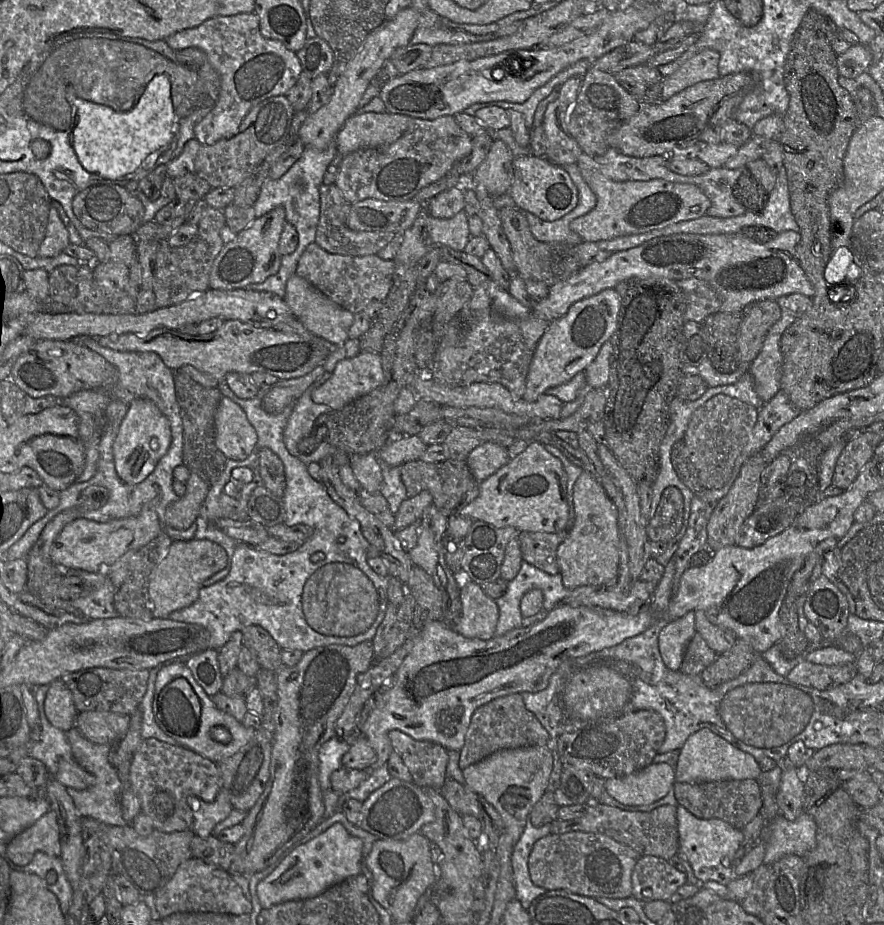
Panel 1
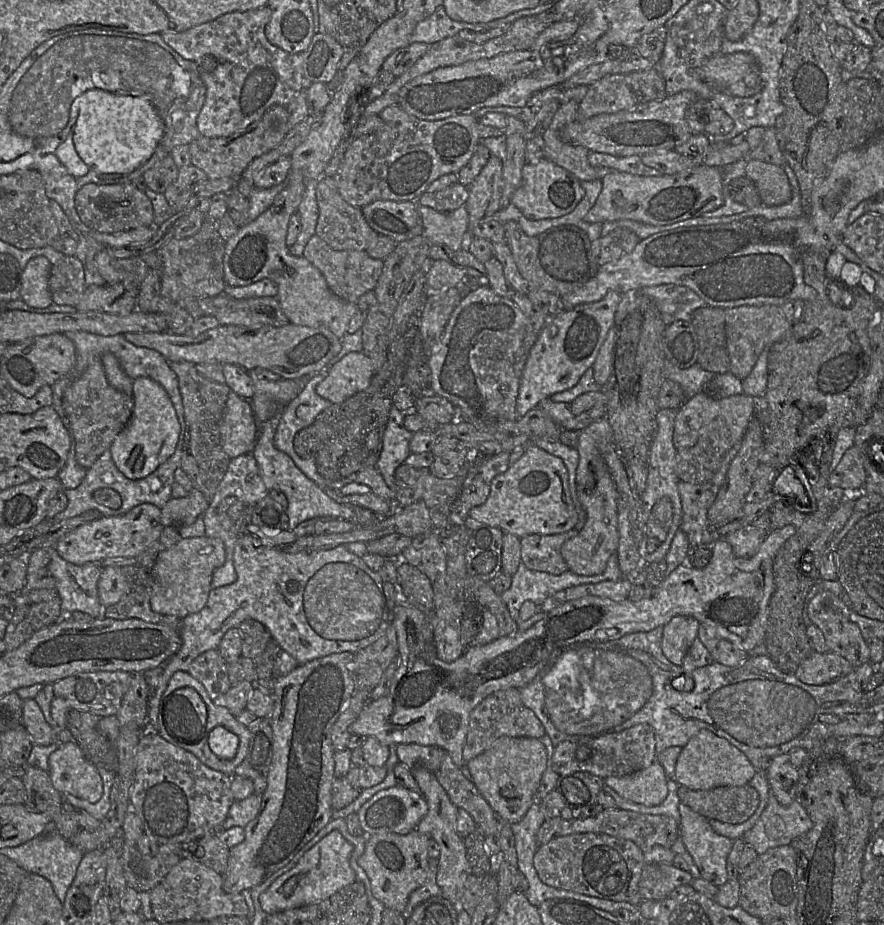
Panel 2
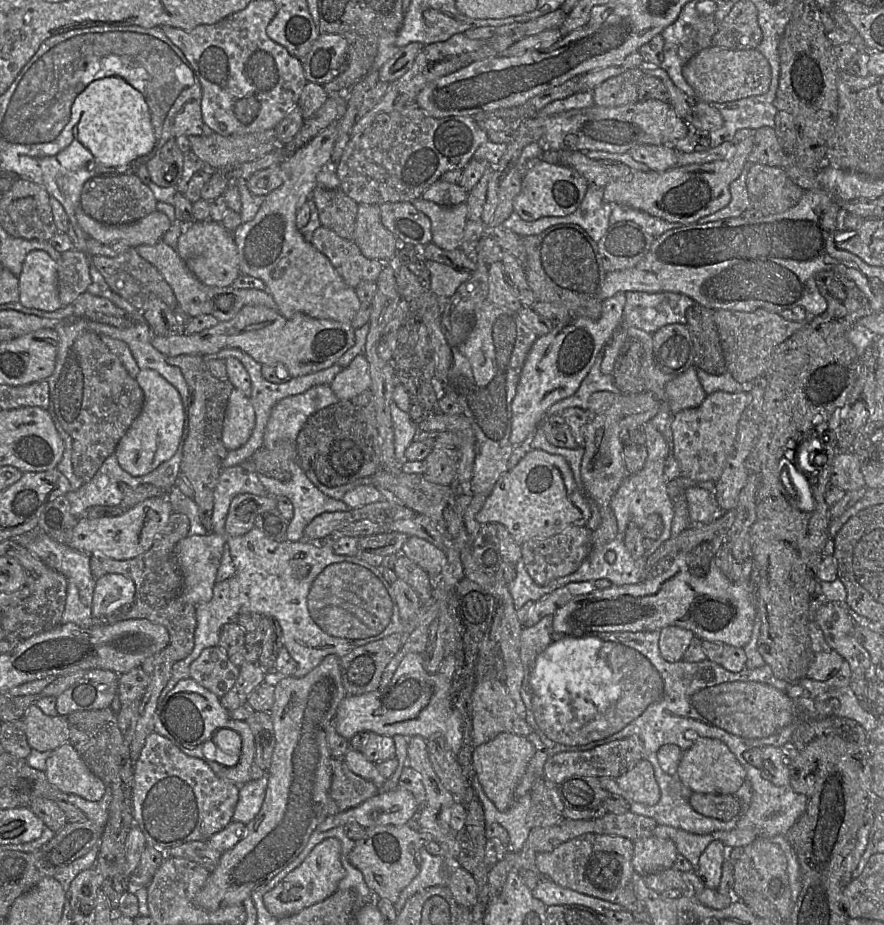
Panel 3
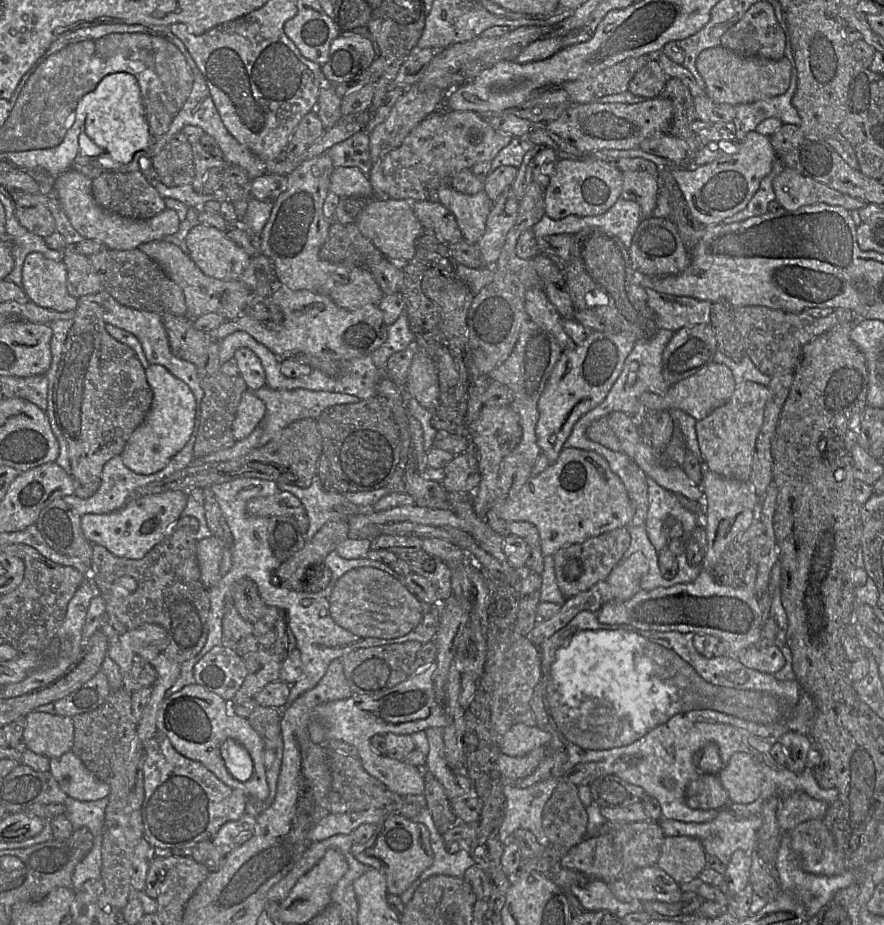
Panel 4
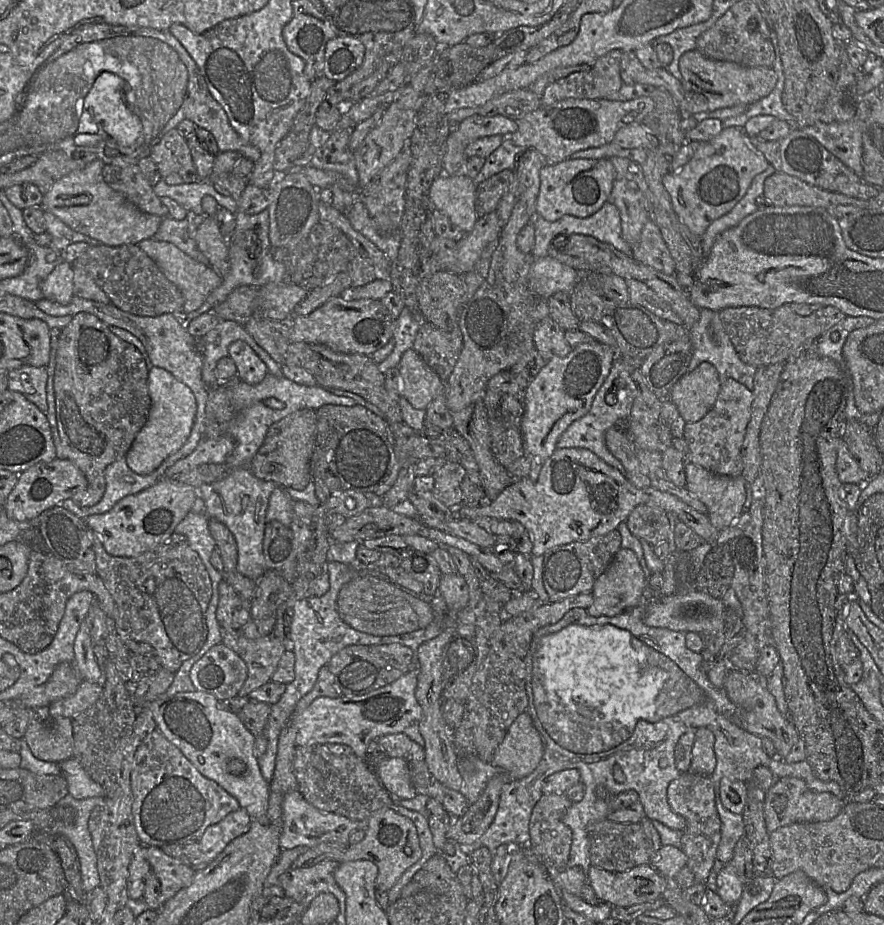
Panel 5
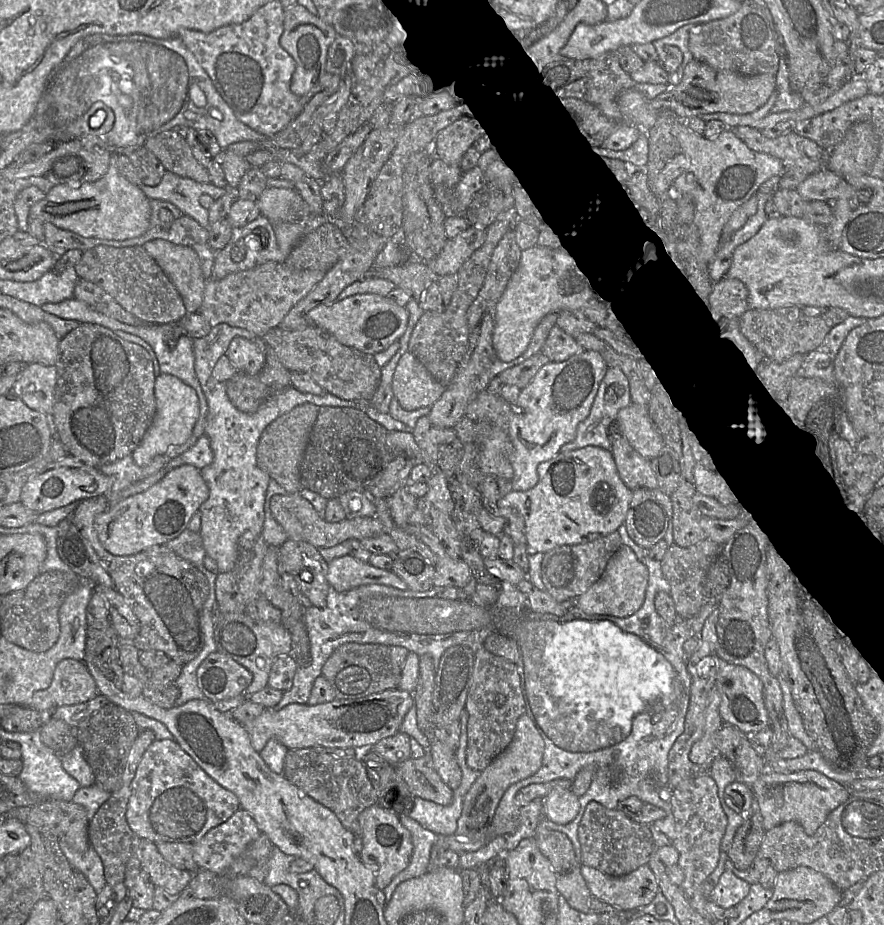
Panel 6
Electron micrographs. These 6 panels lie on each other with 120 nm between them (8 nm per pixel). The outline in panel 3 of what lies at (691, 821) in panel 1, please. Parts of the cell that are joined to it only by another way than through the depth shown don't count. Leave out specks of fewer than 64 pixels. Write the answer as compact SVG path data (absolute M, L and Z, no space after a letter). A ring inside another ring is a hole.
M715 840L707 846L701 855L697 873L702 877L706 887L717 888L719 886L723 872L723 864L725 860L728 860L728 851L730 851L730 848L735 847L727 847L723 842Z

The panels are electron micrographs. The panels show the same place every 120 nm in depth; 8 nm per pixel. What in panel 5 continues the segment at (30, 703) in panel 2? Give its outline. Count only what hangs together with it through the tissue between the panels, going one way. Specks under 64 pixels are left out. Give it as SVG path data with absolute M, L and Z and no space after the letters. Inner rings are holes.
M39 713L29 723L24 740L37 758L62 763L73 757L72 718L49 718Z

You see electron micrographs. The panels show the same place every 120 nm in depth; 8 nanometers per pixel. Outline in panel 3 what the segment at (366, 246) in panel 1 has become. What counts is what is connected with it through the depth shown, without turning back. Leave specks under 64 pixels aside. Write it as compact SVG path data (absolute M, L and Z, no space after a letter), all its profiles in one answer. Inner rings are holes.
M315 187L313 201L318 210L321 225L334 231L340 237L352 240L358 211L358 204L338 189Z

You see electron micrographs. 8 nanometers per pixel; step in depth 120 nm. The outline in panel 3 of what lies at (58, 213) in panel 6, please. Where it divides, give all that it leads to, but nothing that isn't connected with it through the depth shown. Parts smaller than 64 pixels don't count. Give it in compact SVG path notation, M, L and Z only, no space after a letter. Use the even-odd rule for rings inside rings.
M81 199L80 207L76 211L76 218L89 238L103 244L123 243L130 248L156 244L162 240L173 223L166 214L156 210L133 223L104 224L96 221L82 210Z

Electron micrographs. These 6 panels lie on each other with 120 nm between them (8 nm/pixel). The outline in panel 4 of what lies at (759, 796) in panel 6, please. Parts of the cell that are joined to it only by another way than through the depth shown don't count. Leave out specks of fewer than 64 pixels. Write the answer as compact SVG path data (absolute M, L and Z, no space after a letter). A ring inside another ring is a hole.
M795 792L780 799L777 822L782 832L789 832L799 823L822 820L828 803L816 800L803 792Z

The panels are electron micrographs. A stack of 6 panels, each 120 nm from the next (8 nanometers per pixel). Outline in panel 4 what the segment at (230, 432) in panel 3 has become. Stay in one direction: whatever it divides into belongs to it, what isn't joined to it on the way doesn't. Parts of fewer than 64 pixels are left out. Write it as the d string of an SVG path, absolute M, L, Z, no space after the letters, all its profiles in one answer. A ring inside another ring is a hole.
M247 390L242 394L232 425L235 441L250 436L265 415L265 404L254 392Z

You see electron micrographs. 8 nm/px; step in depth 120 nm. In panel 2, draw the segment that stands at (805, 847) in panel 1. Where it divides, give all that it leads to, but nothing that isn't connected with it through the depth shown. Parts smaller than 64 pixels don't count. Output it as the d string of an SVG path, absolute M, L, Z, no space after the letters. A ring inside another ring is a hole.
M770 789L764 811L742 838L758 854L763 854L771 848L790 845L795 838L808 832L812 826L808 813L798 800L783 806Z

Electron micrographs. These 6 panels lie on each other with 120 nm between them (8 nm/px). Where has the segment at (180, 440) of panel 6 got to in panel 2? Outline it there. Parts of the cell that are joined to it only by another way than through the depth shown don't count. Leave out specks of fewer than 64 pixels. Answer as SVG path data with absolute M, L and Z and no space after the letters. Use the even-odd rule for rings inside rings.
M148 377L133 382L134 409L127 425L115 437L109 451L116 467L129 479L138 480L153 473L174 452L180 425L173 403L164 387Z

